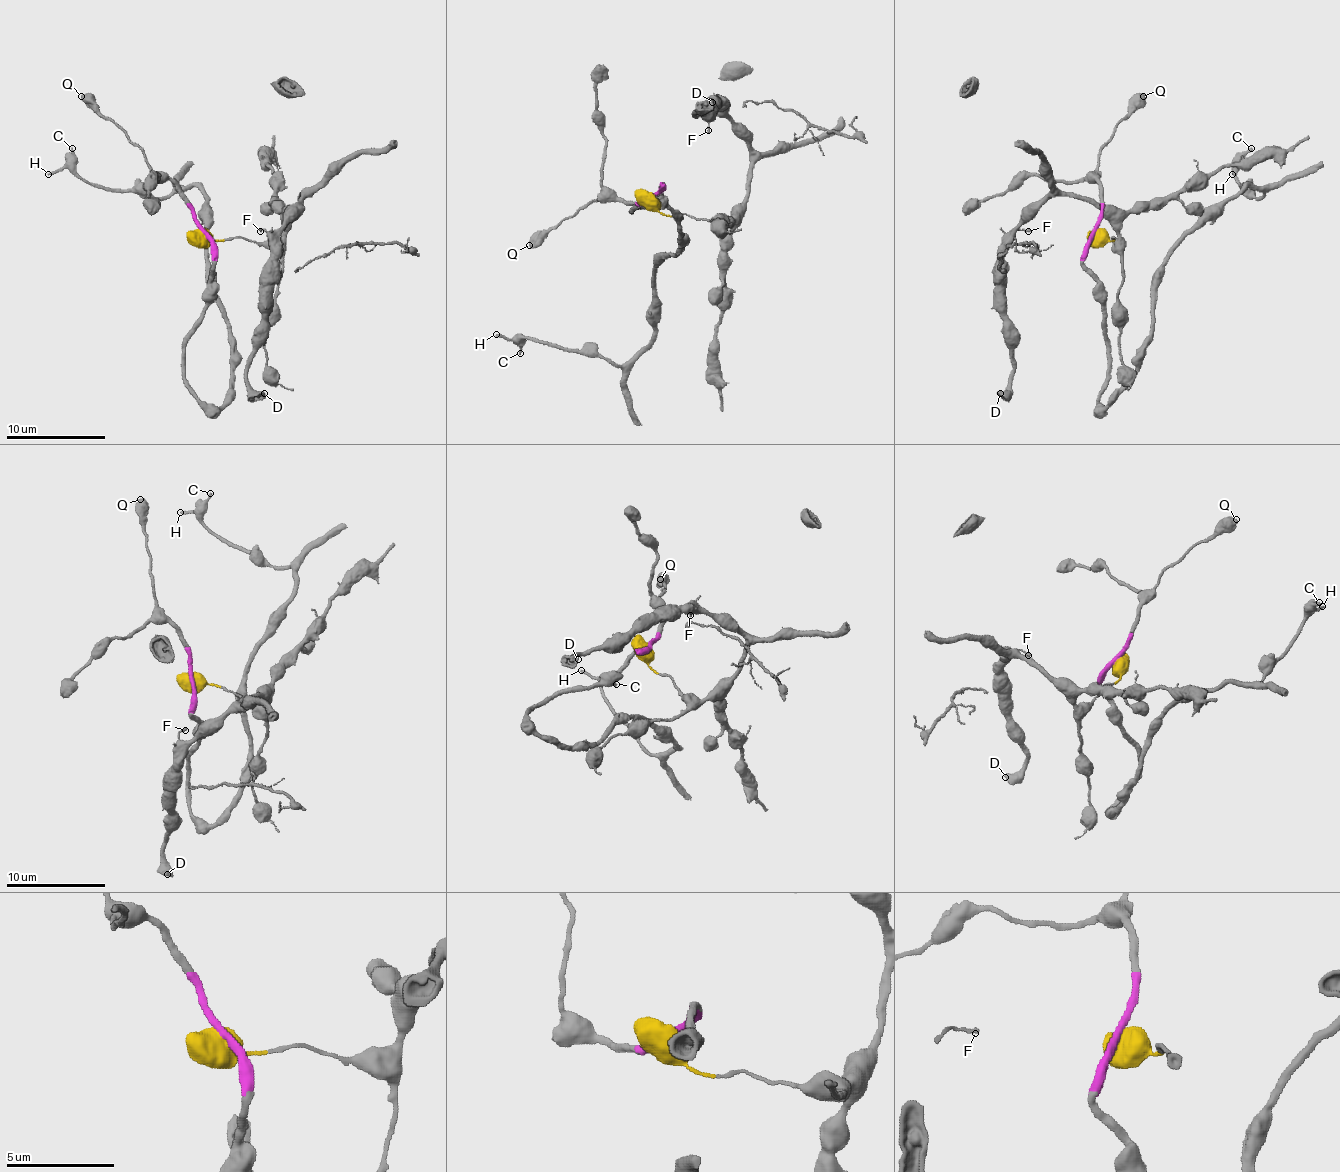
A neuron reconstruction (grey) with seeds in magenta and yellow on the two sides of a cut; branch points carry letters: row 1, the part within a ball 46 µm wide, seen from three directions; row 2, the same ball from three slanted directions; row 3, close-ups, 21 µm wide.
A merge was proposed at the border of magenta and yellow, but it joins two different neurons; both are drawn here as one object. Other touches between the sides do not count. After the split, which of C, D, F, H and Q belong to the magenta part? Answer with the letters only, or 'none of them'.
C, H, Q

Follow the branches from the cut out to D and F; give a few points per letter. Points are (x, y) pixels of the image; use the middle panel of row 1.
D: (651, 195), (666, 215), (700, 220), (730, 220), (748, 195), (750, 143), (720, 106), (695, 116), (713, 101)
F: (651, 195), (666, 215), (730, 220), (748, 195), (750, 143), (725, 116), (715, 116), (708, 131)

